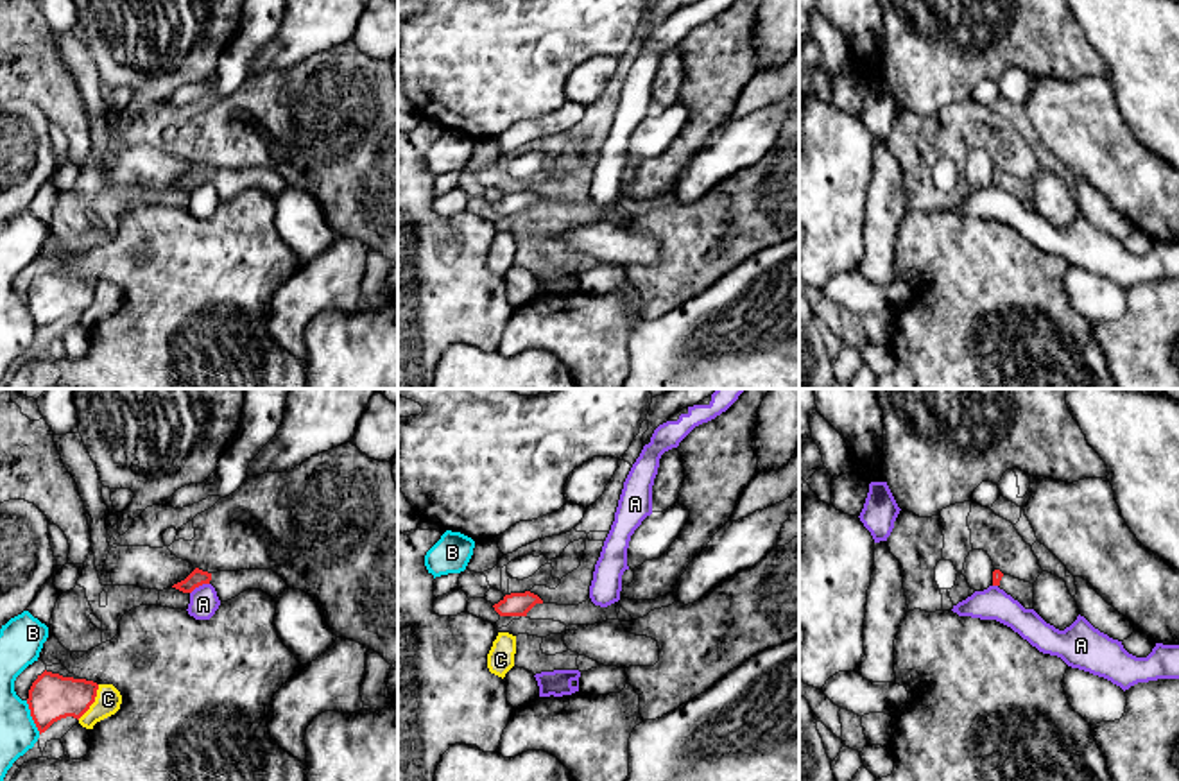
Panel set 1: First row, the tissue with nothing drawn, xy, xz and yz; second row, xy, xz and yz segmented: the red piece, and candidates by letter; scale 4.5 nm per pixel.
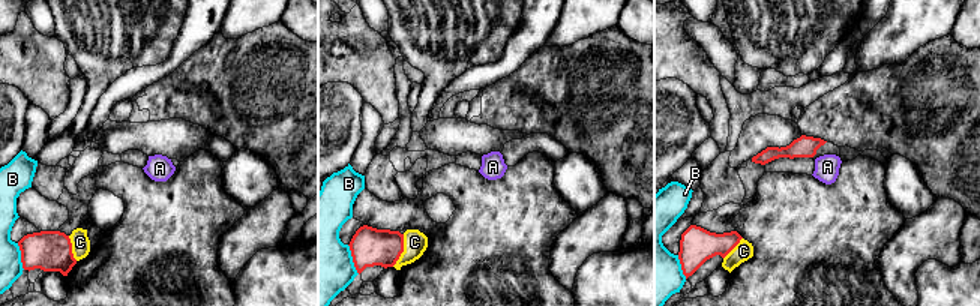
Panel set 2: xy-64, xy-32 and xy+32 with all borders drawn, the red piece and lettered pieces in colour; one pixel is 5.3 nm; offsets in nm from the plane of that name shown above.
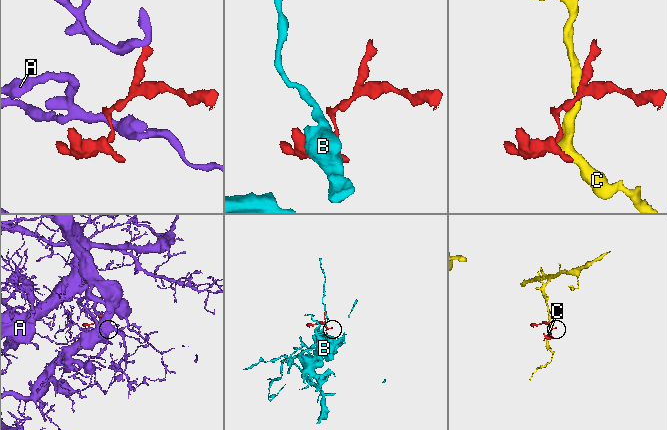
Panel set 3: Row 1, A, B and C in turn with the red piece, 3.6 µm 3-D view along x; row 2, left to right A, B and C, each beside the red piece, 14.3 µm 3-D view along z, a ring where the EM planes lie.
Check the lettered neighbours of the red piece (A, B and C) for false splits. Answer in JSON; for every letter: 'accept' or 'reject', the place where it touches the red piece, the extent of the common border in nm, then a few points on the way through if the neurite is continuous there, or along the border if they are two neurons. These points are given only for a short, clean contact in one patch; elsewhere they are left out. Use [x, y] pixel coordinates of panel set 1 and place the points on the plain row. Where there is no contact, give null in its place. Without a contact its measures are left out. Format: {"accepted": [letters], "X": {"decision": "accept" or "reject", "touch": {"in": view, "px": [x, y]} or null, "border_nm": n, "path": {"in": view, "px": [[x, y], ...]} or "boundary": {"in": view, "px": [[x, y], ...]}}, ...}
{"accepted": [], "A": {"decision": "reject", "touch": {"in": "xy", "px": [199, 183]}, "border_nm": 100, "boundary": {"in": "xy", "px": [[208, 181], [203, 181], [190, 192]]}}, "B": {"decision": "reject", "touch": {"in": "xy", "px": [31, 314]}, "border_nm": 170}, "C": {"decision": "reject", "touch": {"in": "xy", "px": [94, 300]}, "border_nm": 190}}

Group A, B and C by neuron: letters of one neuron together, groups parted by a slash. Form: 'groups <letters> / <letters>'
groups A / B / C

